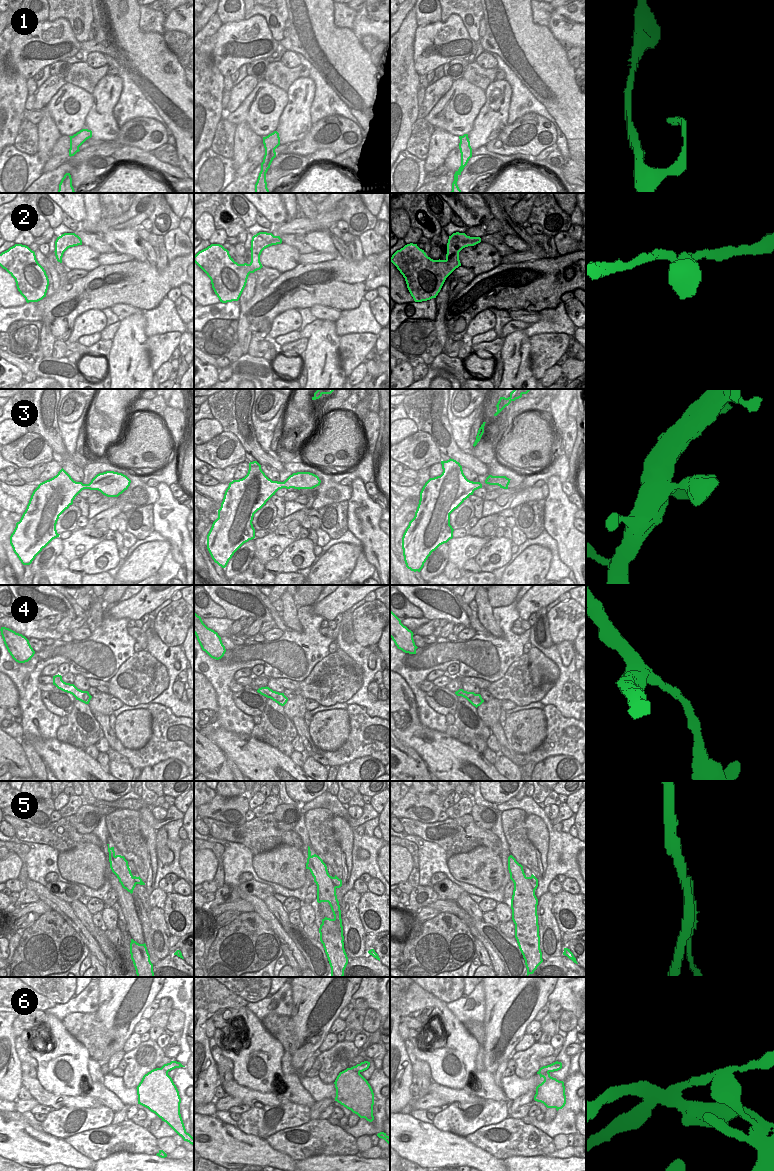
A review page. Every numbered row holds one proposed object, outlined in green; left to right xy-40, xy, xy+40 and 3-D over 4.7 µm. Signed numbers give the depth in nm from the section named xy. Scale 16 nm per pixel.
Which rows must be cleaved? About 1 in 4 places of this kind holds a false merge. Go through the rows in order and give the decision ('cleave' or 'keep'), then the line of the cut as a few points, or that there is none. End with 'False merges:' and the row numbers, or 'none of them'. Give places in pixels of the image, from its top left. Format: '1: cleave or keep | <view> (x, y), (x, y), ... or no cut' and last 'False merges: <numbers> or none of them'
1: keep | no cut
2: keep | no cut
3: keep | no cut
4: keep | no cut
5: cleave | xy+40 (526, 877), (534, 890)
6: cleave | xy+40 (538, 1071), (540, 1073), (548, 1072)
False merges: 5, 6

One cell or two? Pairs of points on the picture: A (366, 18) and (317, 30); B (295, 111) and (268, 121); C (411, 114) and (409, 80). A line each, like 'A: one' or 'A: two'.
A: two
B: two
C: one

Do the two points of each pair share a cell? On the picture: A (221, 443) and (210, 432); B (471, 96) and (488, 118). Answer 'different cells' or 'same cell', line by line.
A: different cells
B: different cells

